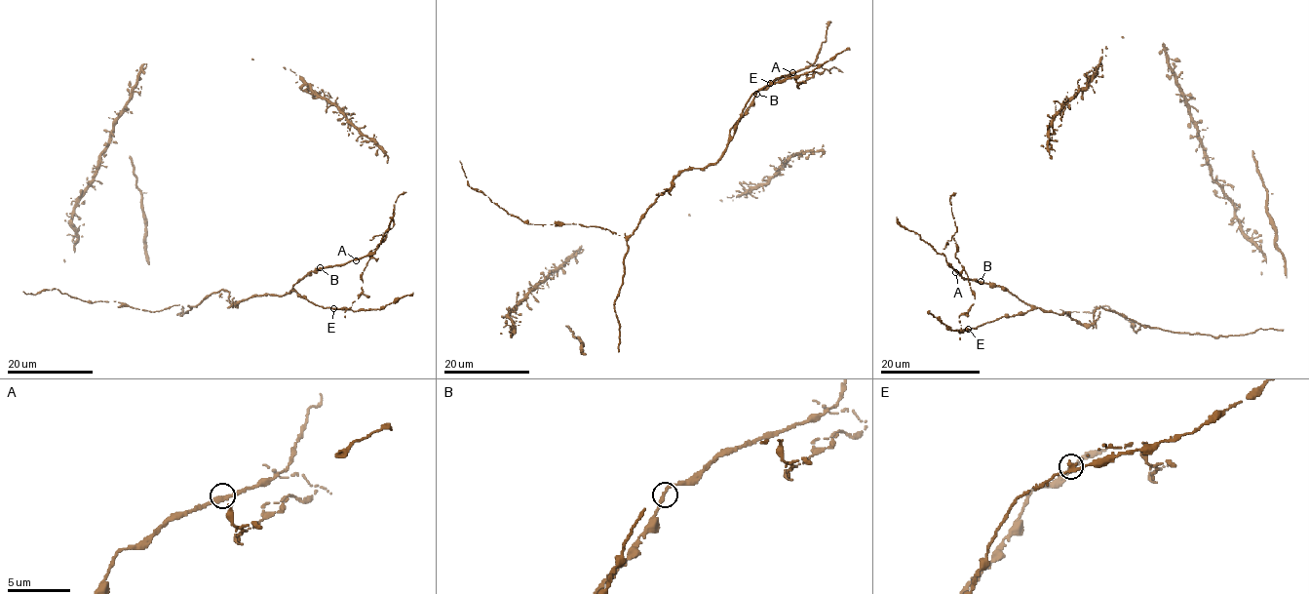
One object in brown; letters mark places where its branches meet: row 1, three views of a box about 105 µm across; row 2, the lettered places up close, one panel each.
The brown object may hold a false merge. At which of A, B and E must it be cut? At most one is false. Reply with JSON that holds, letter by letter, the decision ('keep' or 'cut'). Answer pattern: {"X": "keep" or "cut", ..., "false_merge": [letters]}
{"A": "keep", "B": "keep", "E": "cut", "false_merge": ["E"]}

